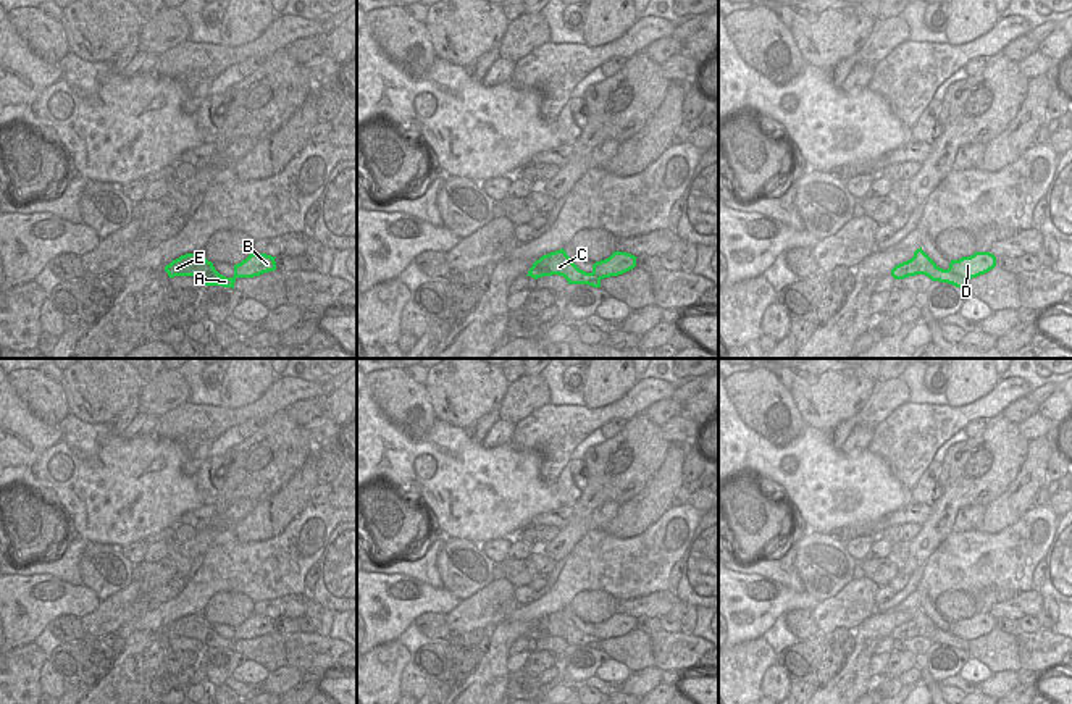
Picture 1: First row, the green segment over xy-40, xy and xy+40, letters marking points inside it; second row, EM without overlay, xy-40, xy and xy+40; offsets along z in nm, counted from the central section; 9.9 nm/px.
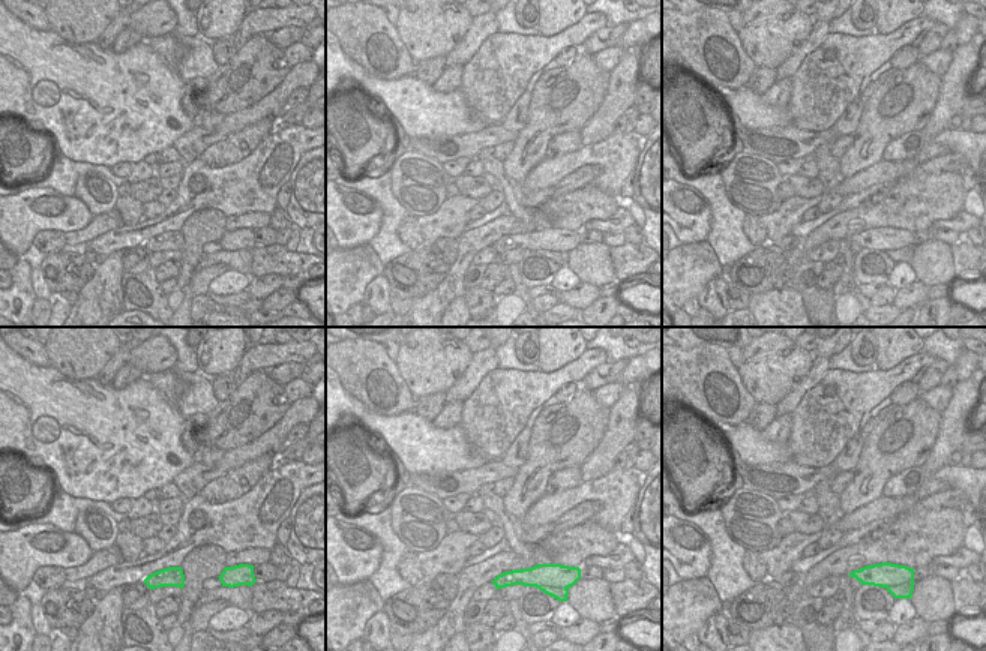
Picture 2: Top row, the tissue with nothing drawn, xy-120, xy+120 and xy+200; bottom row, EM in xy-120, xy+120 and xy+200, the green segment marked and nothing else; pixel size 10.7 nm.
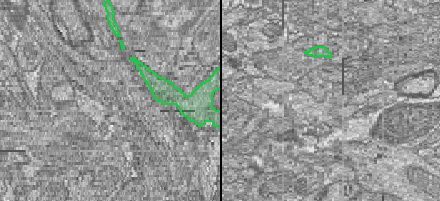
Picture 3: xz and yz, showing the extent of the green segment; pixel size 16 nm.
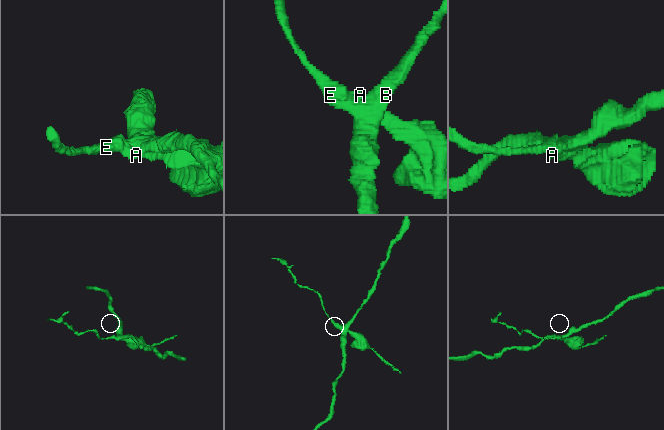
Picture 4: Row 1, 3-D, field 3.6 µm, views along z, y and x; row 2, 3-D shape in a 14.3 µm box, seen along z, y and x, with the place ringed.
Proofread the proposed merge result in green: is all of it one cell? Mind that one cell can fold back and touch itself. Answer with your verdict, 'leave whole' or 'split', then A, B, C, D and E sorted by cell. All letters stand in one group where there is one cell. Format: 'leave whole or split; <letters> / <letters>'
split; A C E / B D

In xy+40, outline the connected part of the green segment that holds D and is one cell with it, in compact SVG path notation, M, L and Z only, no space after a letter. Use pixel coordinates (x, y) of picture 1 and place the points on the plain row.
M975 614L970 618L951 622L949 633L967 641L988 635L996 628L996 618L990 614Z

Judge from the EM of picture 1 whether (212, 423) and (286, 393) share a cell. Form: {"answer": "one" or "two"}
{"answer": "one"}

